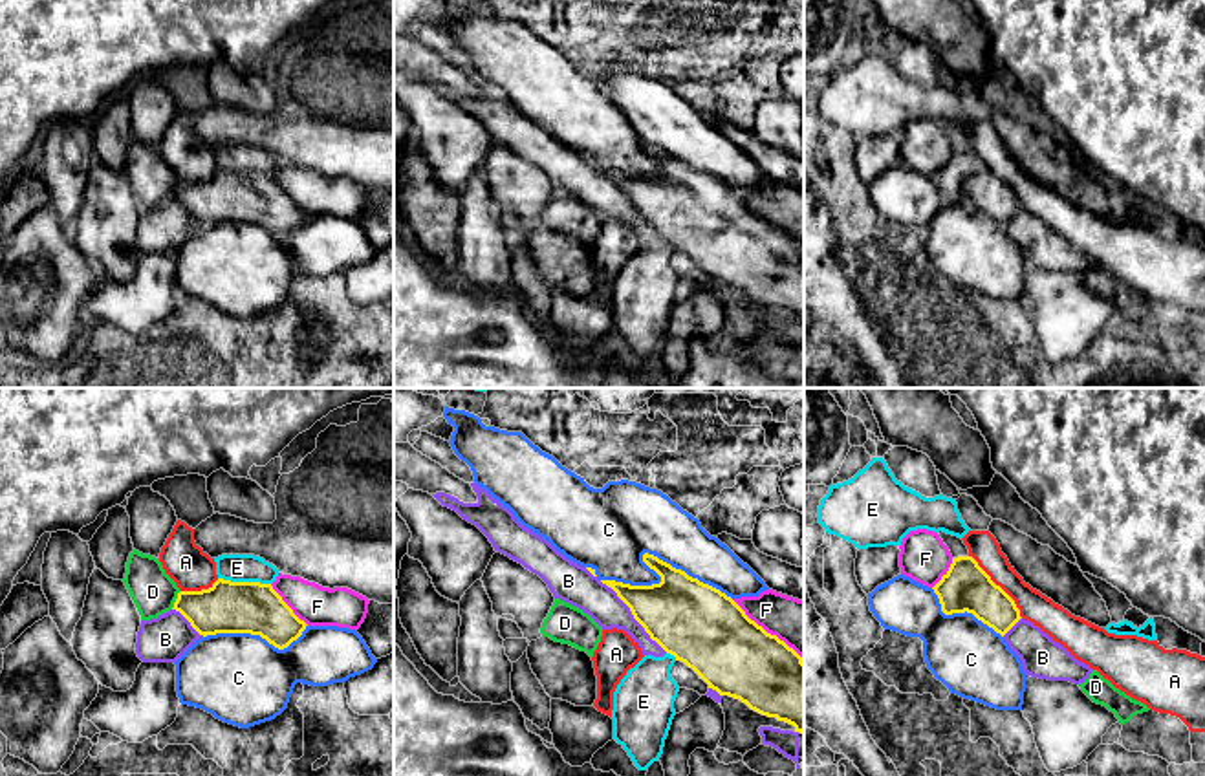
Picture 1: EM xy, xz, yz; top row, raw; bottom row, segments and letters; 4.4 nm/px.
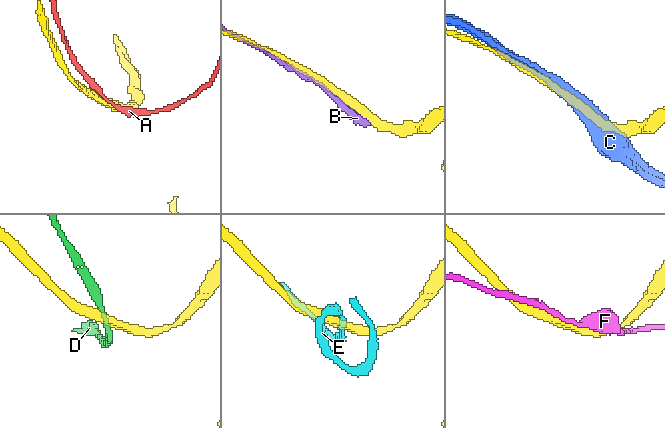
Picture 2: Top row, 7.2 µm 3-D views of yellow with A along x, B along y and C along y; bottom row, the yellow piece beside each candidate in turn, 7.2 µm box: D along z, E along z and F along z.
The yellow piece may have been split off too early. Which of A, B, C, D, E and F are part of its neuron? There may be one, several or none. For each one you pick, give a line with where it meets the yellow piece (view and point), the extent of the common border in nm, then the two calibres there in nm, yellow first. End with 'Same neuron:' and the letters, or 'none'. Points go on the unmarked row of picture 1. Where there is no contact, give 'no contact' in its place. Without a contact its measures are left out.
B: contact xz (632, 204); length 440 nm; calibres 340 and 160 nm
Same neuron: B

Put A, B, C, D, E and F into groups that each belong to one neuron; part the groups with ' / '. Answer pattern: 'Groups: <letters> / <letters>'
Groups: A / B / C / D / E / F

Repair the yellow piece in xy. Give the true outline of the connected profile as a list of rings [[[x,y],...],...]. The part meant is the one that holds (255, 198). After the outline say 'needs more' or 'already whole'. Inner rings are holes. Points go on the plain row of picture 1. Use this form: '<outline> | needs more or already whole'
[[[218,168],[209,179],[179,181],[170,201],[141,210],[136,243],[143,253],[176,253],[198,229],[216,223],[260,225],[284,240],[306,216],[271,174]]] | needs more

